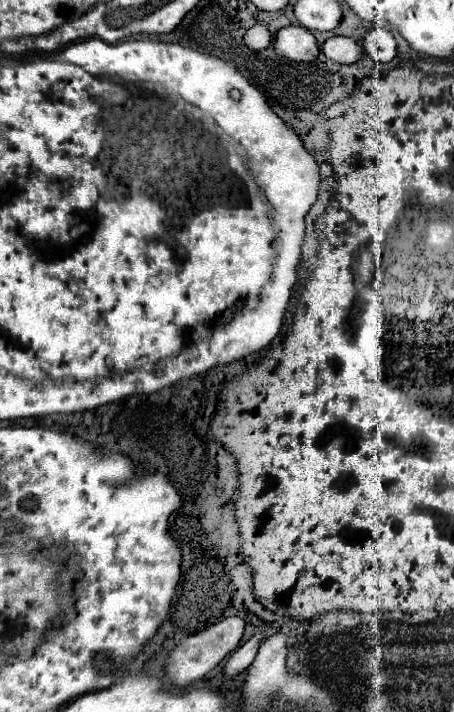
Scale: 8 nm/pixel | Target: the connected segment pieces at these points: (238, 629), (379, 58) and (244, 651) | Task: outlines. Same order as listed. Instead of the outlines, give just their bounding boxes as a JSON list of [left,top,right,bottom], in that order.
[[167,616,245,686],[365,28,397,62],[225,634,263,676]]

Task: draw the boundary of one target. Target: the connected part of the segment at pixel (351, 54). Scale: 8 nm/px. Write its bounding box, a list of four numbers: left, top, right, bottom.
[323,36,363,64]

